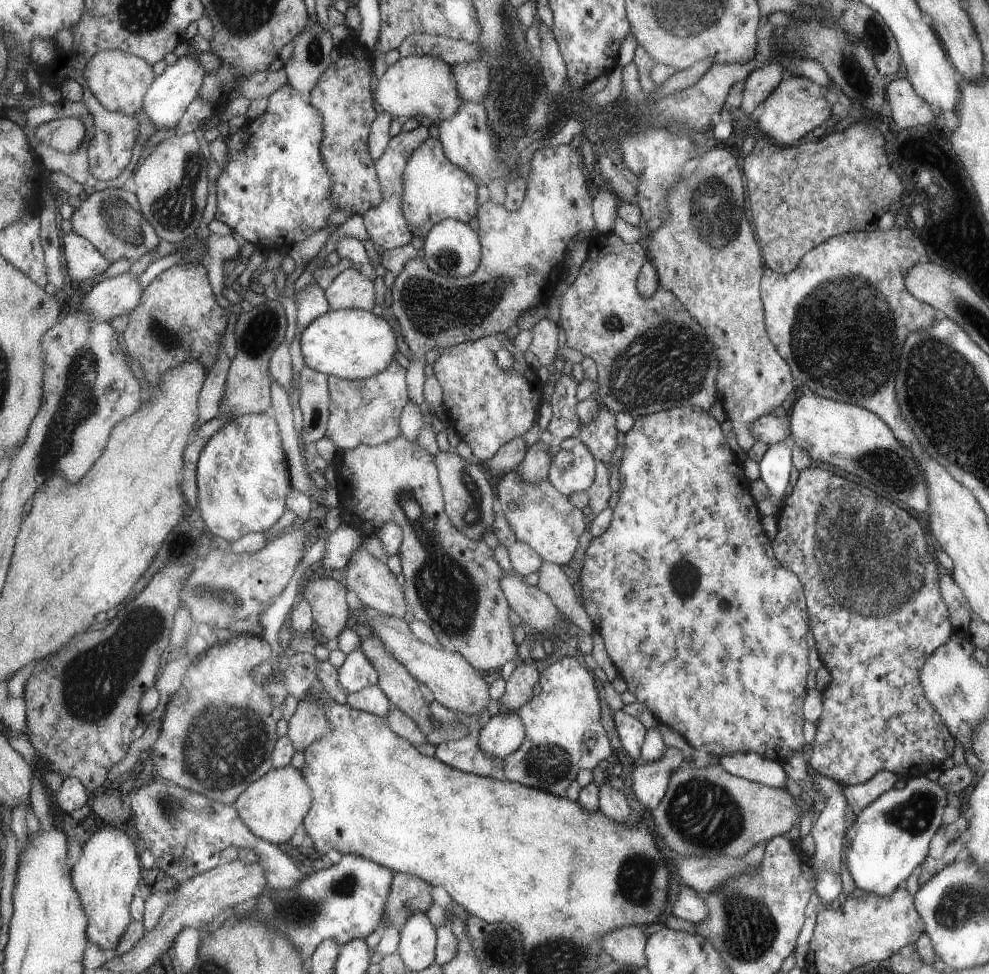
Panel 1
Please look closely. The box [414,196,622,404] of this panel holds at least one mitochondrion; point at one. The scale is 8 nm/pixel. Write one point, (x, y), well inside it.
(447, 260)

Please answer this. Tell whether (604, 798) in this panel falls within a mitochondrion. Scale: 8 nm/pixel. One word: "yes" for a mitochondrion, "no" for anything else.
no

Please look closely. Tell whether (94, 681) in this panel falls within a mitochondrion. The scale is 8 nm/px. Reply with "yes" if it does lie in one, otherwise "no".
yes

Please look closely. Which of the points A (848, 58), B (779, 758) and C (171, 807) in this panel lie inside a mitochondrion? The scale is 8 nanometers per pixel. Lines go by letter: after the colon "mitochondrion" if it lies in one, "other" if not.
A: mitochondrion
B: other
C: mitochondrion

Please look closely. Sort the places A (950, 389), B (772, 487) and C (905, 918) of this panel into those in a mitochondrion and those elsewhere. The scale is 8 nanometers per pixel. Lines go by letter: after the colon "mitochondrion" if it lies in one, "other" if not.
A: mitochondrion
B: other
C: other

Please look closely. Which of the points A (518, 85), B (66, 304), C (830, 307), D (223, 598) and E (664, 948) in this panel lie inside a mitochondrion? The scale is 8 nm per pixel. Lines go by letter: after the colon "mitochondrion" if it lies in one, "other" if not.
A: mitochondrion
B: other
C: mitochondrion
D: mitochondrion
E: other

